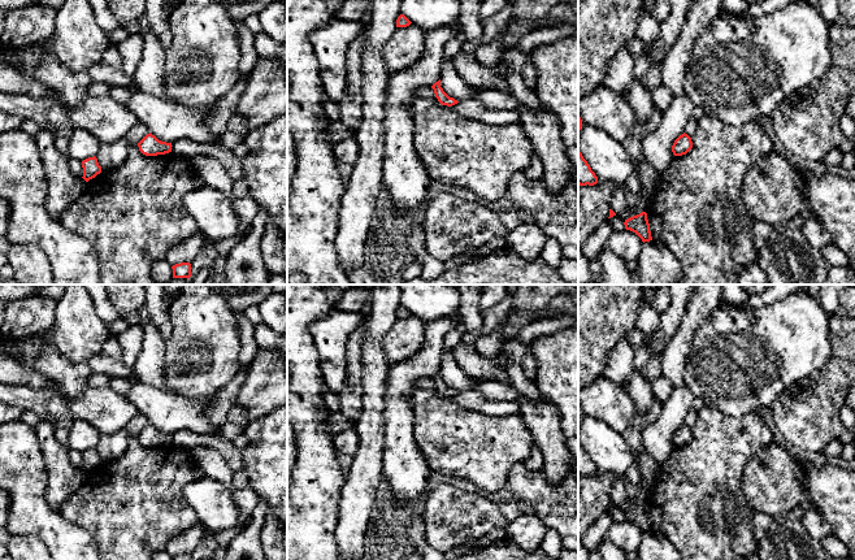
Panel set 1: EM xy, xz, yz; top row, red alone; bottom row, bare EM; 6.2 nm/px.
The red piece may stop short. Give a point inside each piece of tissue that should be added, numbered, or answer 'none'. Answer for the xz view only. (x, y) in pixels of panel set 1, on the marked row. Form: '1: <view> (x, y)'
none

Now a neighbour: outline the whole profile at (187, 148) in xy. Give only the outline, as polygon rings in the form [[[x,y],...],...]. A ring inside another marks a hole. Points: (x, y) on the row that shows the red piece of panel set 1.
[[[179,139],[172,143],[172,152],[187,159],[204,153],[216,159],[234,179],[243,179],[242,159],[238,159],[231,149],[223,146]]]

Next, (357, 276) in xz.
[[[364,266],[351,269],[347,277],[352,285],[378,285],[377,279]]]

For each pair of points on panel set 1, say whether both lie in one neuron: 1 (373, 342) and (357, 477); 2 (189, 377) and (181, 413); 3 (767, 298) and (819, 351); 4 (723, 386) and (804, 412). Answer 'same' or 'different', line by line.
1: same
2: different
3: different
4: different

